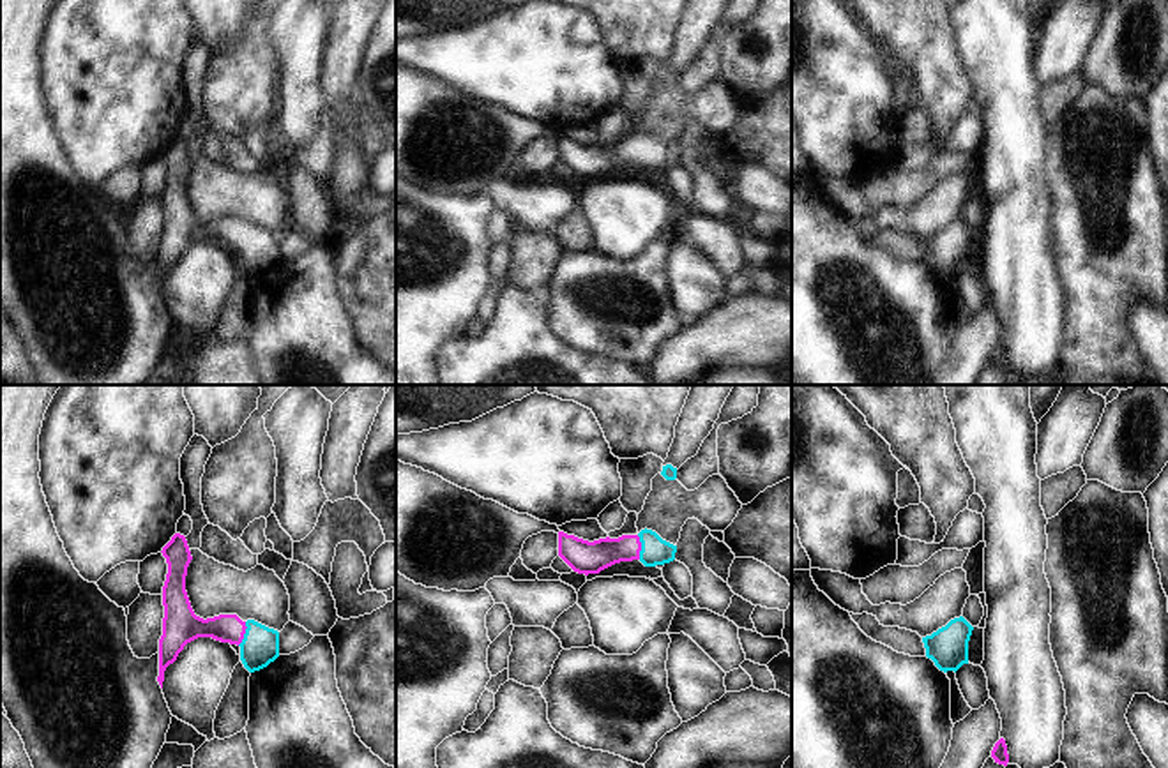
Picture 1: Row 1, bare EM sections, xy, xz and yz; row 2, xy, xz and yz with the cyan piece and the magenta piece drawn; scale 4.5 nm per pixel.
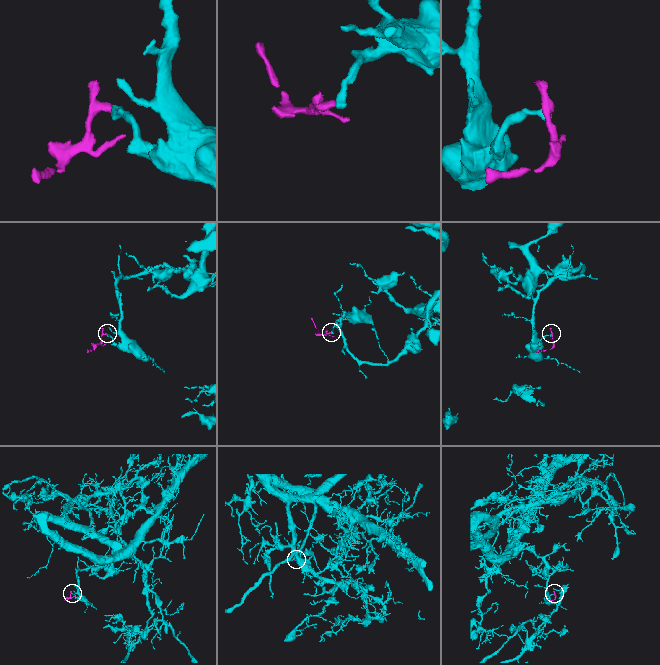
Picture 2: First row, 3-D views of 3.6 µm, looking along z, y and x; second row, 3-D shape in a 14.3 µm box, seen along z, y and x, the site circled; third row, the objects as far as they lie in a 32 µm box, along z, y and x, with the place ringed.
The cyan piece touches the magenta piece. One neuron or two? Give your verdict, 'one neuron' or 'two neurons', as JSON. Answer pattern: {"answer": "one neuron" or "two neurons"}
{"answer": "one neuron"}

